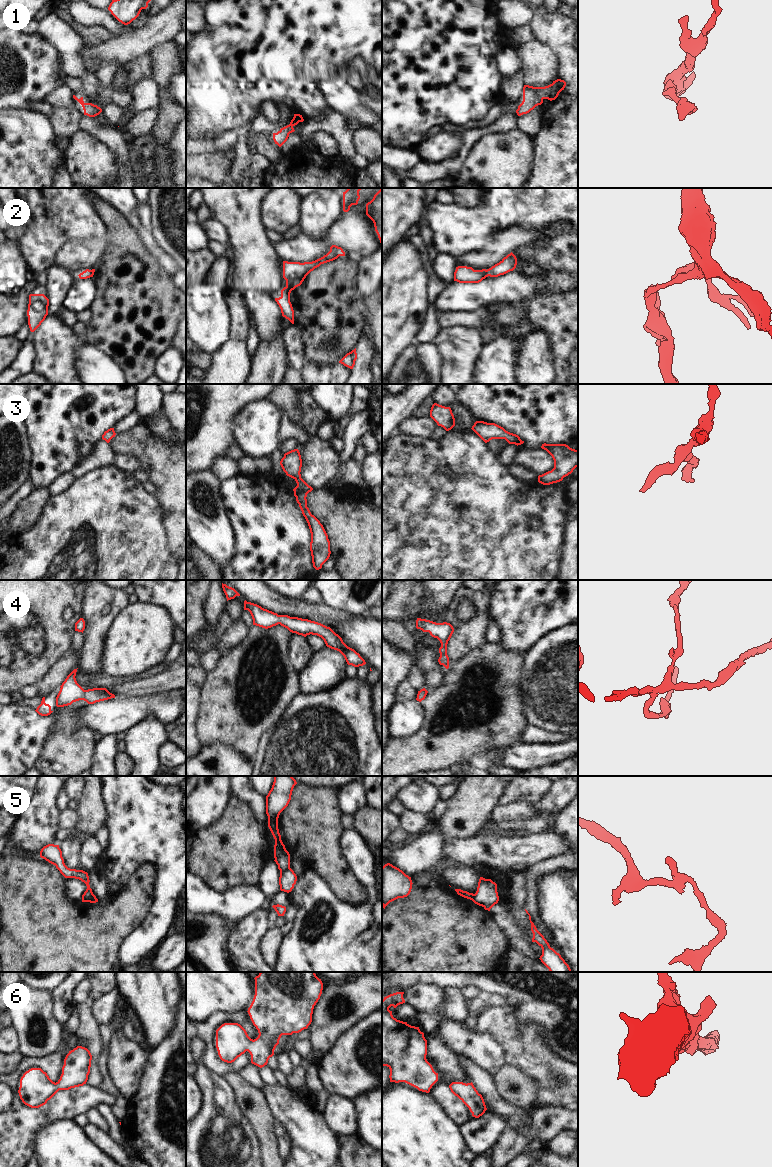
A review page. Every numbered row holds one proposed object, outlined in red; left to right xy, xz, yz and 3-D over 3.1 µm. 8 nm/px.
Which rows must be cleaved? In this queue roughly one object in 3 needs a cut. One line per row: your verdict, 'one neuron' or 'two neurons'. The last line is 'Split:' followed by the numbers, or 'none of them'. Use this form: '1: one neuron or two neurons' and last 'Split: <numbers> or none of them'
1: one neuron
2: one neuron
3: one neuron
4: one neuron
5: two neurons
6: one neuron
Split: 5

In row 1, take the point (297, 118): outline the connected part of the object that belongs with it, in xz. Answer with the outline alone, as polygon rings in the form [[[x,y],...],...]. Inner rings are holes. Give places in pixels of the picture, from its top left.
[[[294,114],[294,117],[289,125],[281,128],[277,133],[273,133],[273,140],[275,144],[281,147],[287,141],[289,134],[295,131],[293,127],[297,125],[299,122],[303,121],[304,119],[302,115]]]

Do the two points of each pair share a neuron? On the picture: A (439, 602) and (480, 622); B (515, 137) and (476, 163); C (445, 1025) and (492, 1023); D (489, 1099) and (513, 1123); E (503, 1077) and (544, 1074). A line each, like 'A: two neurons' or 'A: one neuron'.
A: two neurons
B: one neuron
C: two neurons
D: one neuron
E: two neurons

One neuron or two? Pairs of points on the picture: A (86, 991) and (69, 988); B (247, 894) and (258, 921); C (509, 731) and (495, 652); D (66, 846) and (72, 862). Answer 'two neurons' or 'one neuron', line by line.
A: two neurons
B: two neurons
C: one neuron
D: one neuron

